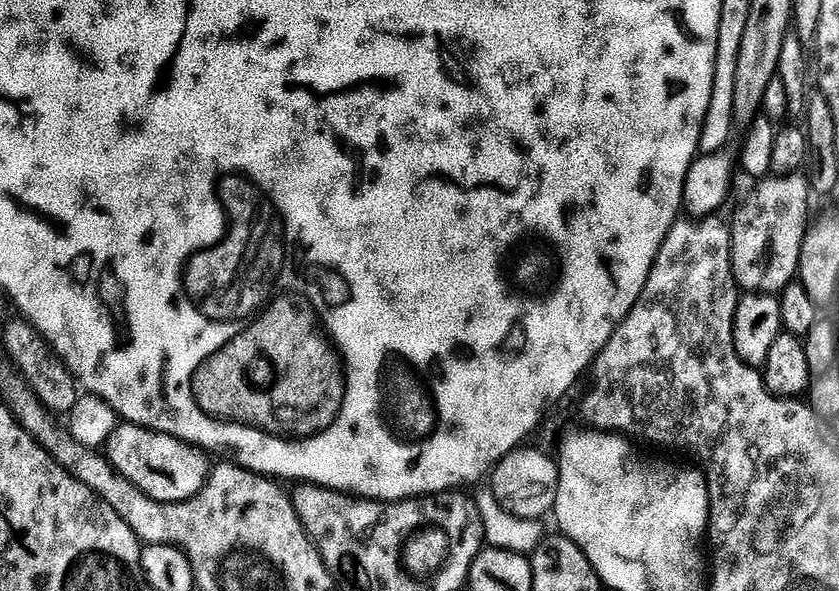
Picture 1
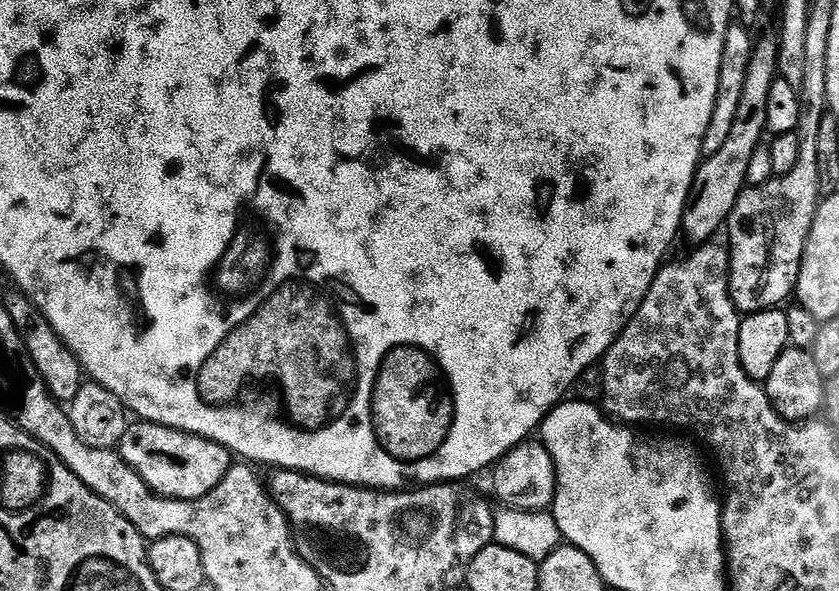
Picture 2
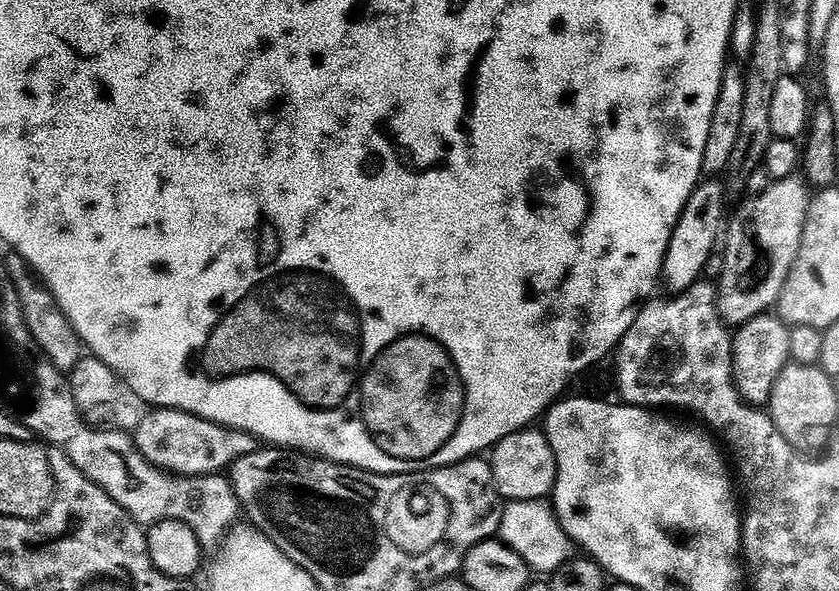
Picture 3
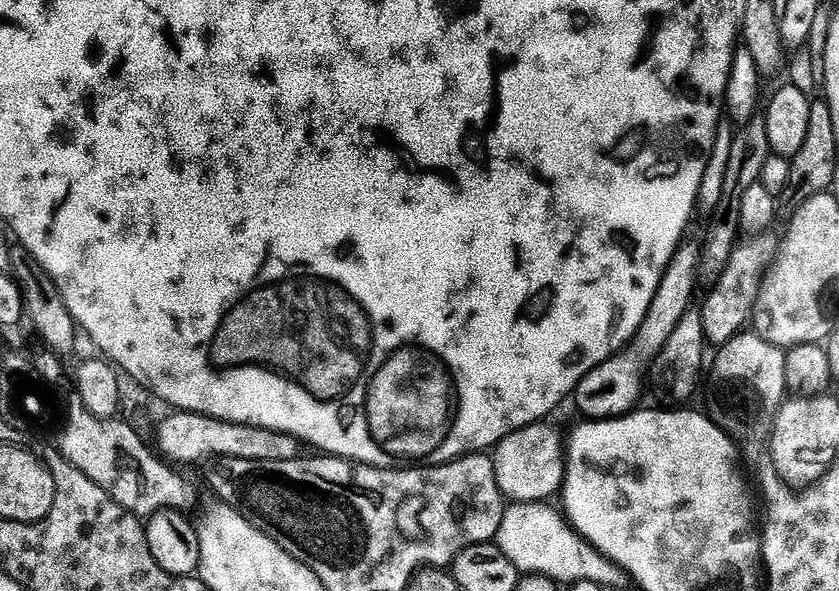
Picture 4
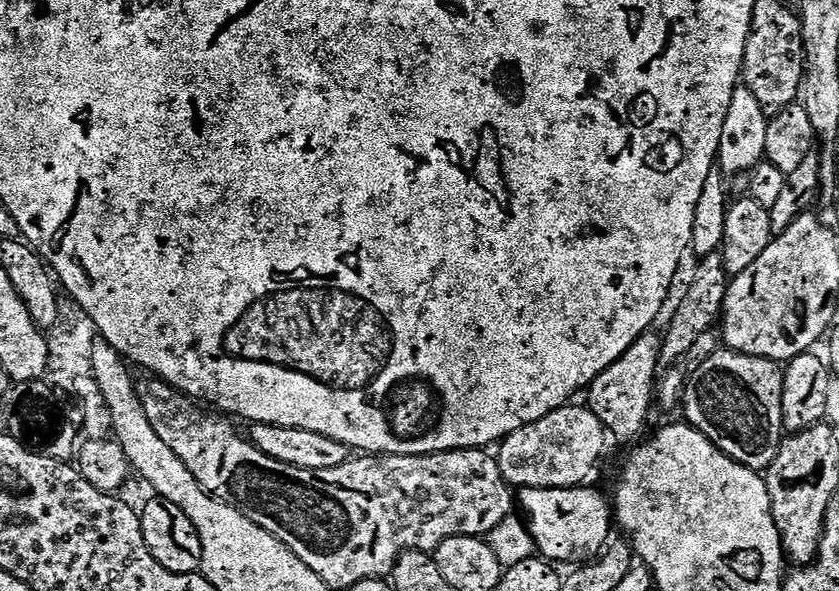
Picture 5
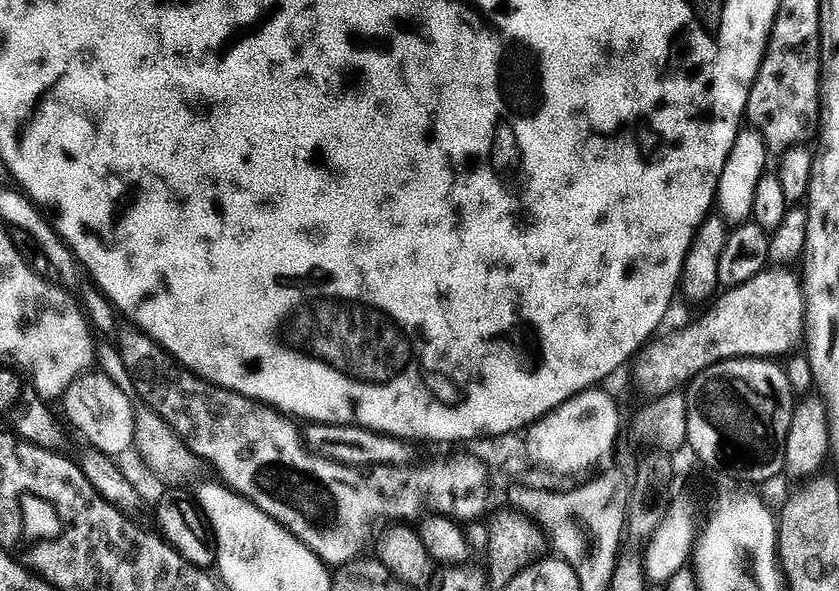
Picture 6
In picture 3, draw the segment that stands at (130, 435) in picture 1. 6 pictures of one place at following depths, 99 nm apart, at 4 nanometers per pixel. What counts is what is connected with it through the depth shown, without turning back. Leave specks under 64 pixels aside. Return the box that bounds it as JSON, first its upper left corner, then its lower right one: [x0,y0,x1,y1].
[134,408,258,478]

